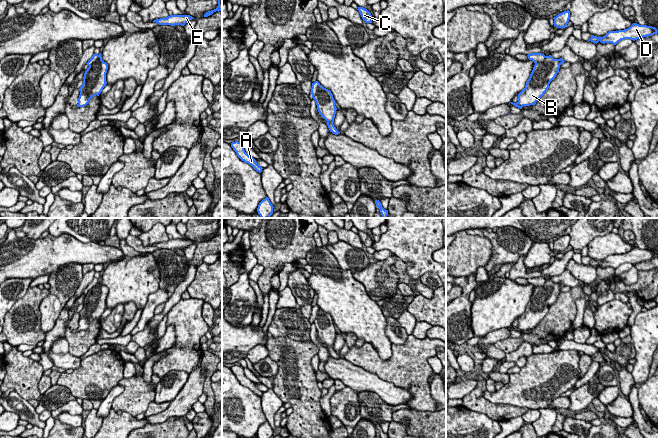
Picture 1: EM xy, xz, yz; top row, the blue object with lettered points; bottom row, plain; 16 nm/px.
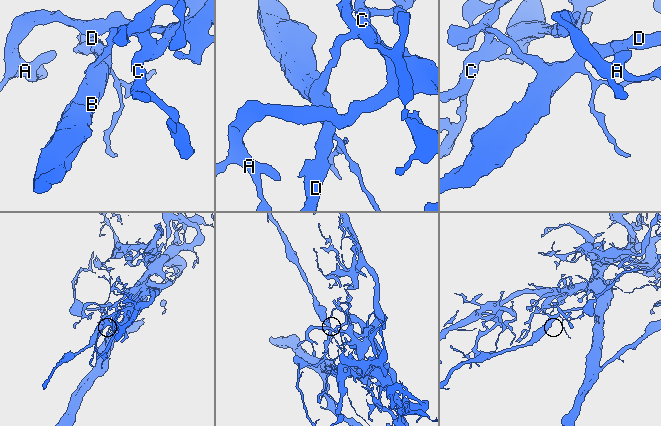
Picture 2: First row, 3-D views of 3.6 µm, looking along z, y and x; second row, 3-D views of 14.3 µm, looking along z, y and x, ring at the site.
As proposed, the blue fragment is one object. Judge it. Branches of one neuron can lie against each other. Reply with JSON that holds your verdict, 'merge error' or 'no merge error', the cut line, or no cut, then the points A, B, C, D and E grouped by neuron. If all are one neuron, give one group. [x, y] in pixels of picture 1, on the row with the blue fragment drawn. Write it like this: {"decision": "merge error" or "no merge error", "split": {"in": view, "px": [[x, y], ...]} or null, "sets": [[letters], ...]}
{"decision": "merge error", "split": {"in": "yz", "px": [[546, 56], [543, 61], [535, 64]]}, "sets": [["A", "C", "E"], ["B", "D"]]}

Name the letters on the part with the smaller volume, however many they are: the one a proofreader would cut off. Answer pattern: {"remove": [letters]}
{"remove": ["B", "D"]}

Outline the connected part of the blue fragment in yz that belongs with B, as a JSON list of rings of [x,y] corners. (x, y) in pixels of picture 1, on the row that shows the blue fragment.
[[[551,55],[545,57],[544,62],[536,63],[530,74],[529,79],[526,82],[525,88],[518,94],[518,102],[513,103],[515,107],[522,109],[523,106],[535,105],[536,102],[544,95],[549,88],[550,82],[556,77],[559,72],[560,65],[565,61],[560,59],[554,59]]]

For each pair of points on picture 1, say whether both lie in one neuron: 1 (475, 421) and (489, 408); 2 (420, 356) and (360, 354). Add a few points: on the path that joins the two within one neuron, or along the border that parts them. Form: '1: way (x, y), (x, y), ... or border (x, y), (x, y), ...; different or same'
1: border (462, 405), (471, 410), (484, 413), (498, 421); different
2: way (405, 365), (375, 365); same

